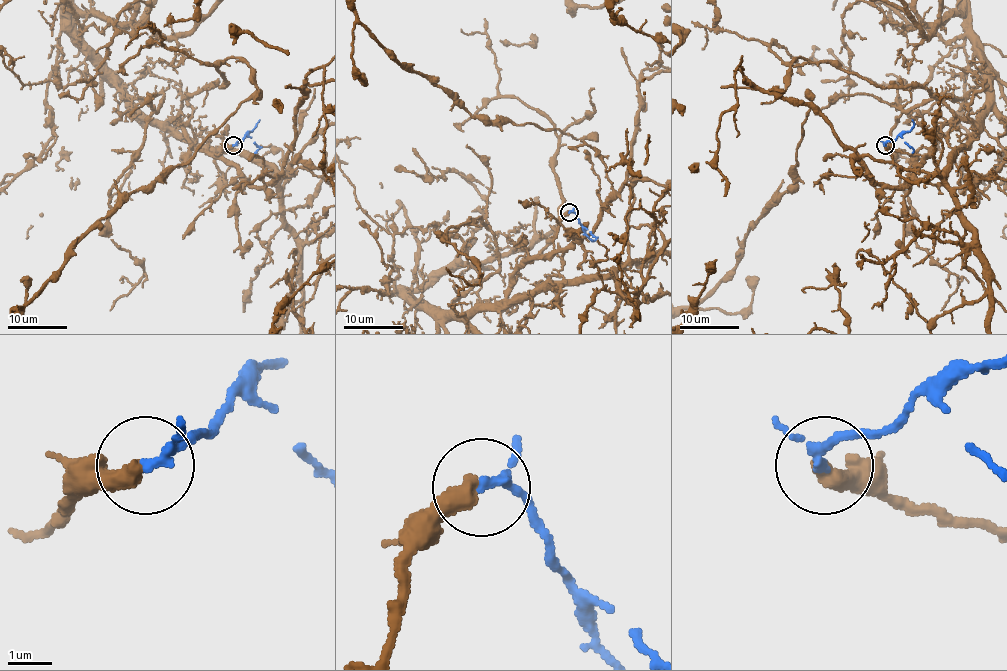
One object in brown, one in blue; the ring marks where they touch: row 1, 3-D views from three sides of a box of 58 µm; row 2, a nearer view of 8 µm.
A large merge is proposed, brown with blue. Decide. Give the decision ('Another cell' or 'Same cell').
Same cell

